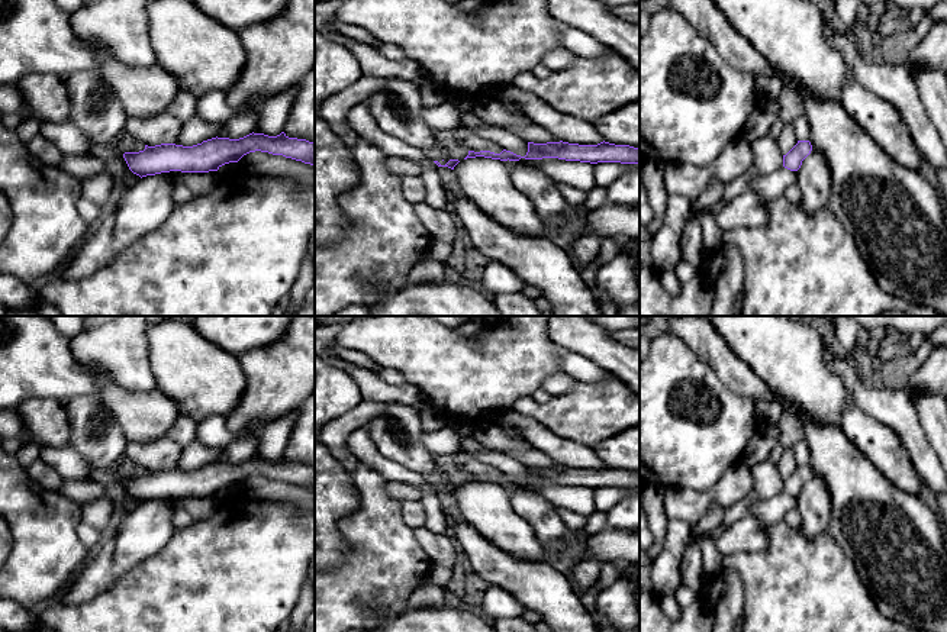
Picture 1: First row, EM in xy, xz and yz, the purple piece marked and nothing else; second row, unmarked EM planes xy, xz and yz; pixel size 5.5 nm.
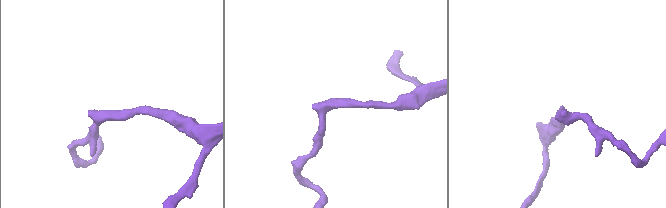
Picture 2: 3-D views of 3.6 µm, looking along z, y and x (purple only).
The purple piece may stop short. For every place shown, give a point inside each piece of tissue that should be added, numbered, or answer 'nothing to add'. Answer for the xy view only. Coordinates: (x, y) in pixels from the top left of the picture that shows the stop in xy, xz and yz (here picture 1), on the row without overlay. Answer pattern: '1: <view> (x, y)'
nothing to add

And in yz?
nothing to add

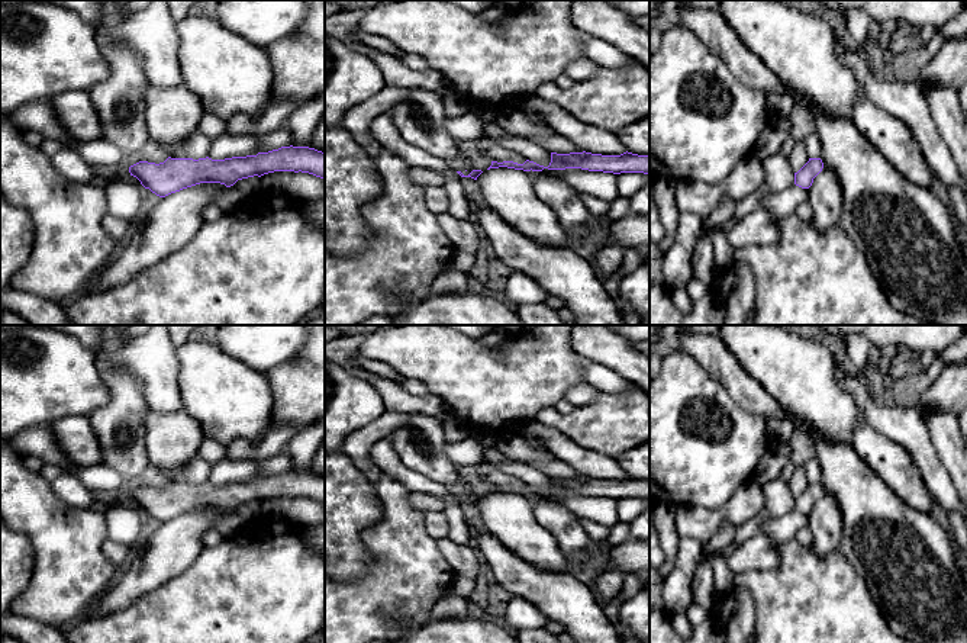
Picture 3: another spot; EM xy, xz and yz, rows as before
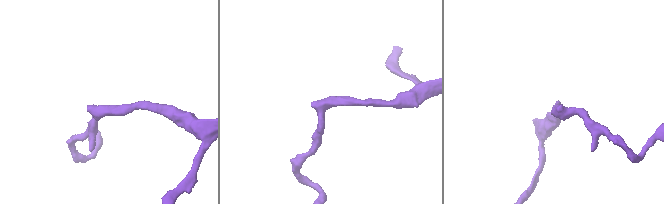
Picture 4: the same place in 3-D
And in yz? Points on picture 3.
nothing to add

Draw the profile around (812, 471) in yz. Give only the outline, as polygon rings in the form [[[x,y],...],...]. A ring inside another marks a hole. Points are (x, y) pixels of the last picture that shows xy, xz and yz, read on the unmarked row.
[[[810,459],[803,464],[803,467],[809,483],[821,483],[822,476],[818,460]]]

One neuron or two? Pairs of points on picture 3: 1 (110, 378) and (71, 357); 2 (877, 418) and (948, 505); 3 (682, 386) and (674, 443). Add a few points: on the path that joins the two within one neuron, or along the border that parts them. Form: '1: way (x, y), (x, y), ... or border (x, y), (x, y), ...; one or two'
1: border (94, 354), (97, 372), (109, 395), (105, 405); two
2: way (902, 433), (924, 455), (937, 481); one
3: way (682, 401), (676, 410), (674, 428); one

